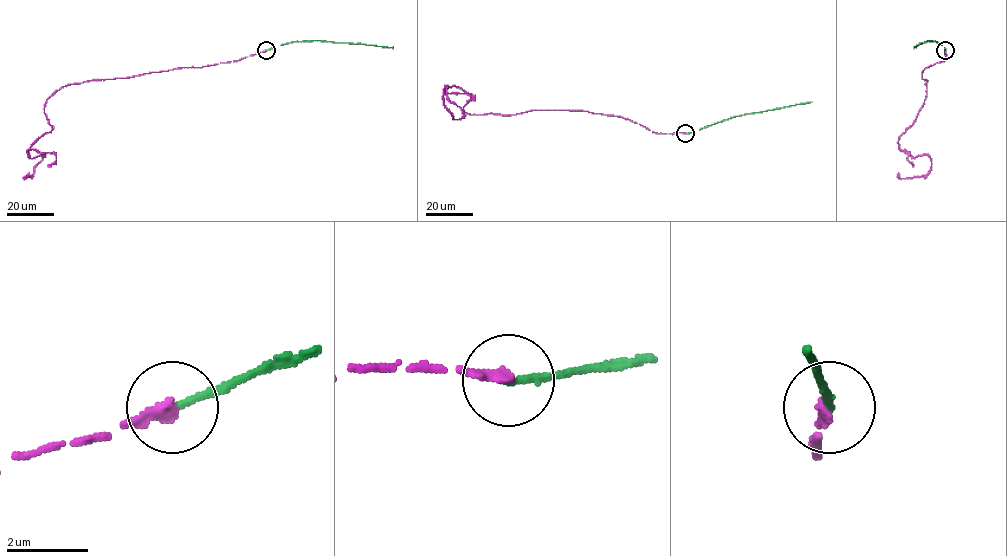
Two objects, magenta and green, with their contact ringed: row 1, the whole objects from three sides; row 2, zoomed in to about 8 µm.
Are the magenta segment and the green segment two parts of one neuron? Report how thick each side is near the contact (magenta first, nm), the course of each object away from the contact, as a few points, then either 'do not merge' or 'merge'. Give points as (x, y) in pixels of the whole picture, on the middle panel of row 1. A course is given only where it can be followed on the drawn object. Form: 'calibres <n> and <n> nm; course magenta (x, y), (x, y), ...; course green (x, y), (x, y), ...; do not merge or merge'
calibres 260 and 180 nm; course magenta (685, 133), (586, 111), (467, 114), (471, 94), (452, 86), (447, 99), (463, 114), (454, 119), (447, 86); course green (685, 133), (736, 116), (812, 101); do not merge

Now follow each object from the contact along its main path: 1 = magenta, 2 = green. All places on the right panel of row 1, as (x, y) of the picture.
1: (945, 50), (923, 71), (926, 98), (898, 145), (913, 158), (926, 154), (930, 171), (898, 173)
2: (945, 50), (937, 42), (928, 40), (913, 48)

